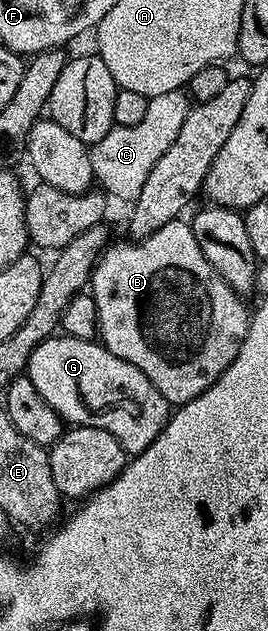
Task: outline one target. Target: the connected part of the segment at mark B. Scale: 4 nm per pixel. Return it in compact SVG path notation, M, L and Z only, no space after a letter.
M185 219L168 222L152 235L130 243L134 244L111 243L94 266L88 292L96 302L96 332L116 358L132 362L171 405L181 406L204 394L228 370L248 334L252 312L246 309L245 299L212 270Z

